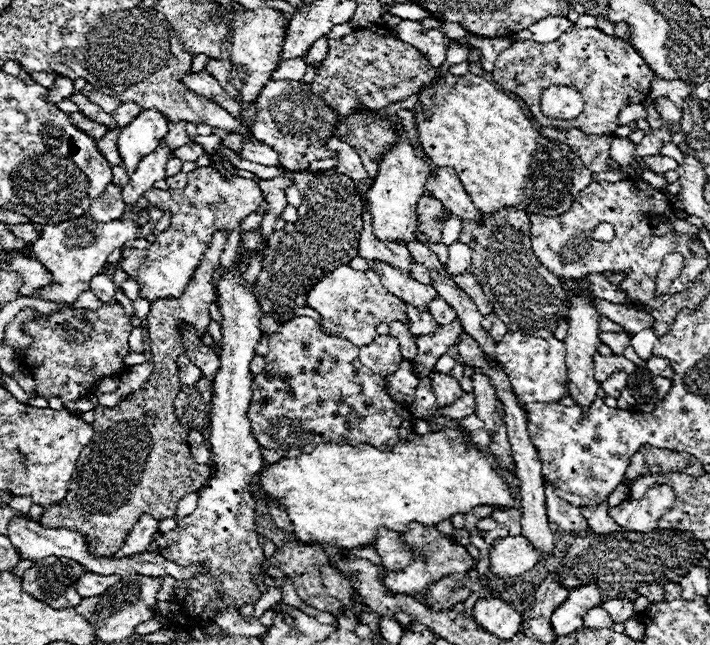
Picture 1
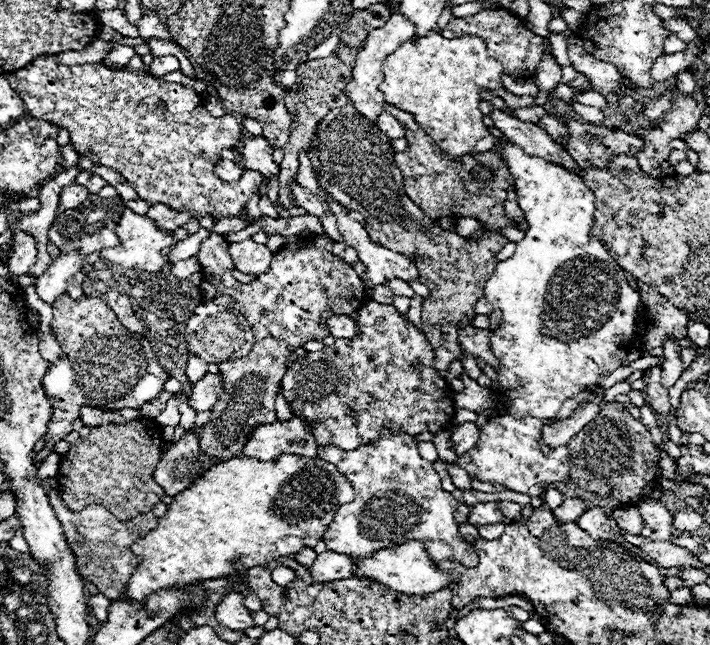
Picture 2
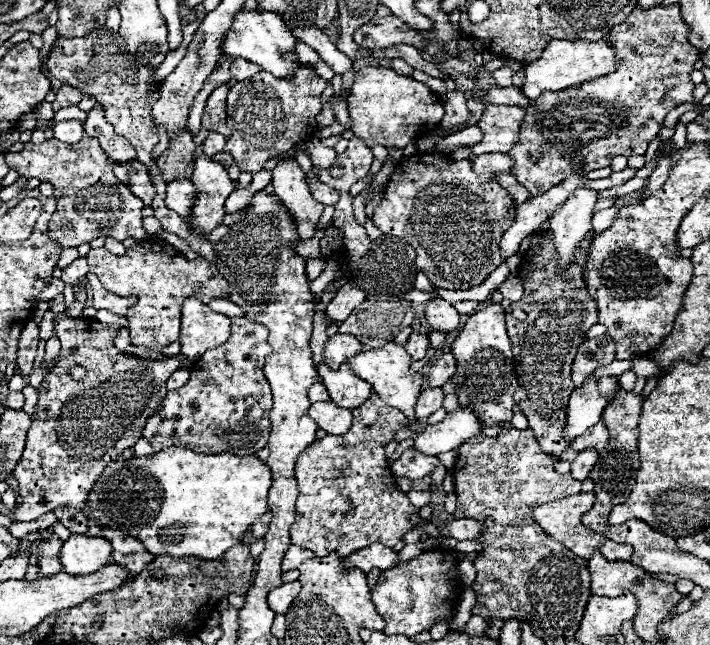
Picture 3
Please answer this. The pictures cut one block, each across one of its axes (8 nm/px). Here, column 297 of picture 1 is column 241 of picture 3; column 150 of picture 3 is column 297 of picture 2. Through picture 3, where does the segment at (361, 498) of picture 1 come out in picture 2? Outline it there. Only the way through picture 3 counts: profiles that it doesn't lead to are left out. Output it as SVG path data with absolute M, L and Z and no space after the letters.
M282 454L270 462L248 456L220 462L204 472L186 492L174 496L168 512L158 518L158 526L132 546L138 556L138 566L126 584L126 596L142 602L148 594L162 588L230 576L252 566L264 566L280 556L296 554L302 548L314 548L316 542L322 540L336 508L350 500L354 500L354 490L346 476L336 472L334 464L320 458Z

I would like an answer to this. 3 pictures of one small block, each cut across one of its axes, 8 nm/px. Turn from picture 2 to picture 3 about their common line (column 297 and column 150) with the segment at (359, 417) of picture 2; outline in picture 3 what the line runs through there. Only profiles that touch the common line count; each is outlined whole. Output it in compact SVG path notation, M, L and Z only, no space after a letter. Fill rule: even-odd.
M64 314L56 316L54 334L62 342L60 362L56 366L56 372L46 374L44 382L40 384L40 398L32 416L32 426L28 430L26 448L12 472L20 484L22 496L22 504L18 504L14 510L16 522L34 522L38 516L58 506L74 506L78 510L84 510L84 500L88 500L88 488L92 488L92 484L98 480L104 464L118 460L118 456L126 448L132 448L142 436L148 416L152 416L152 412L160 408L160 400L164 400L168 392L164 384L168 376L178 368L178 358L172 356L156 362L124 354L114 346L114 336L118 328L118 324L102 324L94 318L70 318ZM74 364L82 364L86 368L86 376L78 382L68 376L70 366Z

